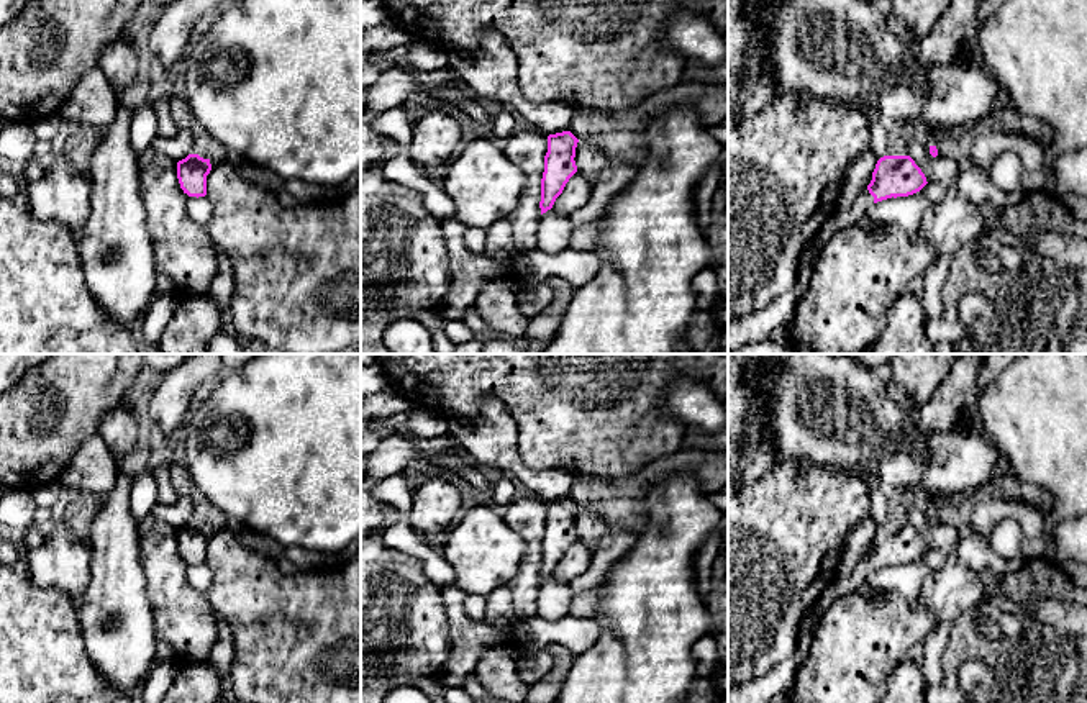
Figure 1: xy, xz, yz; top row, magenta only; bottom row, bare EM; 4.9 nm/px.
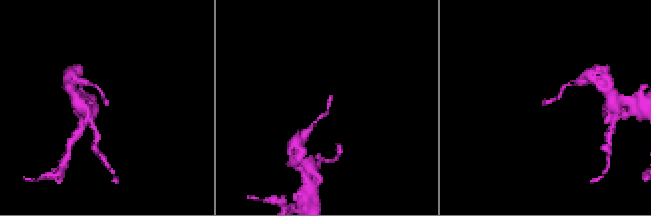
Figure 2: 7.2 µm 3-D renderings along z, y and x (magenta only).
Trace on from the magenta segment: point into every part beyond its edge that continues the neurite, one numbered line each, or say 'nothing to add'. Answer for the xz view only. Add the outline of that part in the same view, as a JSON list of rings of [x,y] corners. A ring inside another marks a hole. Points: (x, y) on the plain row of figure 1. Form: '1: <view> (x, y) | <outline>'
nothing to add

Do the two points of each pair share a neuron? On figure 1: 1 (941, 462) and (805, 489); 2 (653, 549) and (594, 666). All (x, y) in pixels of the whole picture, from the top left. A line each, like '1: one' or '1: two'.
1: two
2: one

